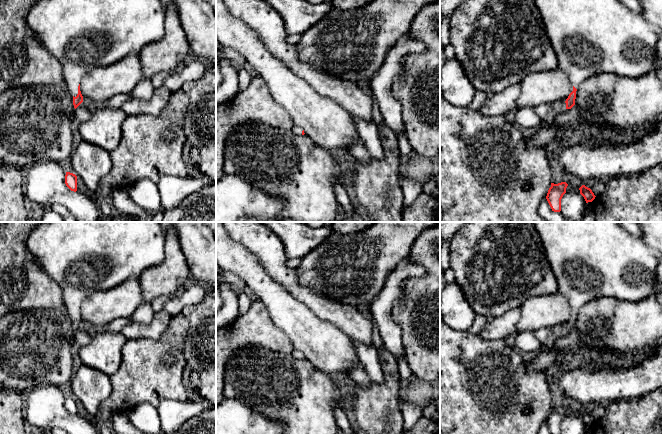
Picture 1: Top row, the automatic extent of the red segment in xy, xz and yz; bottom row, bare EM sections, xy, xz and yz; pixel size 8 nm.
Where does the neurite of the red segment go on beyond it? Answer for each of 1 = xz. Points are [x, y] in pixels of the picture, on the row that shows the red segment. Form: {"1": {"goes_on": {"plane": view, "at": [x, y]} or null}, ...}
{"1": {"goes_on": {"plane": "xz", "at": [297, 130]}}}

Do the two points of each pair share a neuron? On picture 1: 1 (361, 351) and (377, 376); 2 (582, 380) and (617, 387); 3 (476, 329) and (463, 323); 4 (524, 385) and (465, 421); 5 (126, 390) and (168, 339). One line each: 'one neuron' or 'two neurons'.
1: one neuron
2: one neuron
3: two neurons
4: one neuron
5: one neuron

